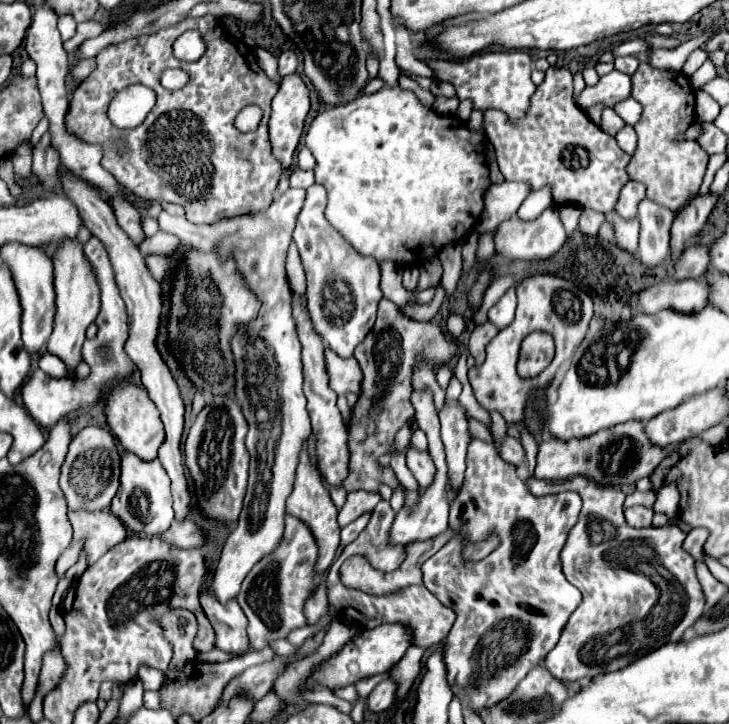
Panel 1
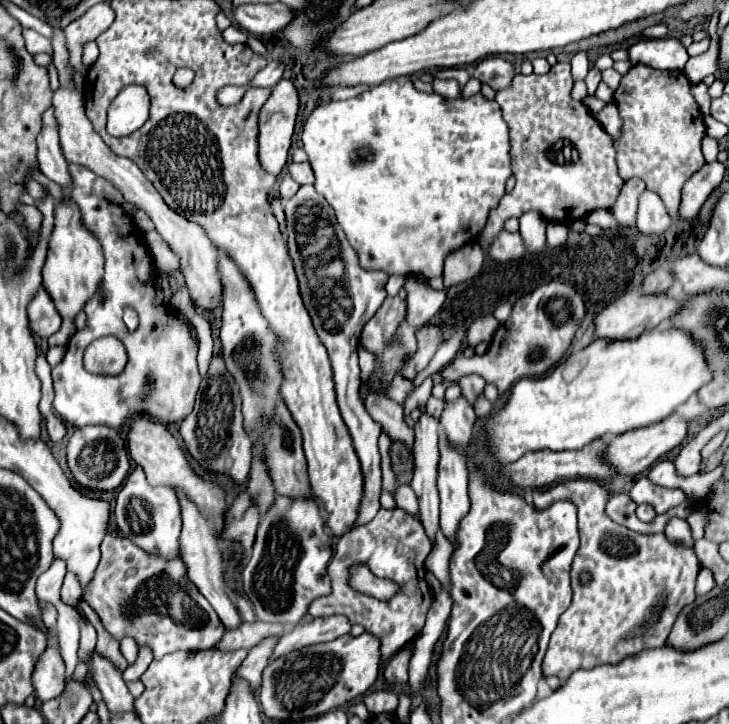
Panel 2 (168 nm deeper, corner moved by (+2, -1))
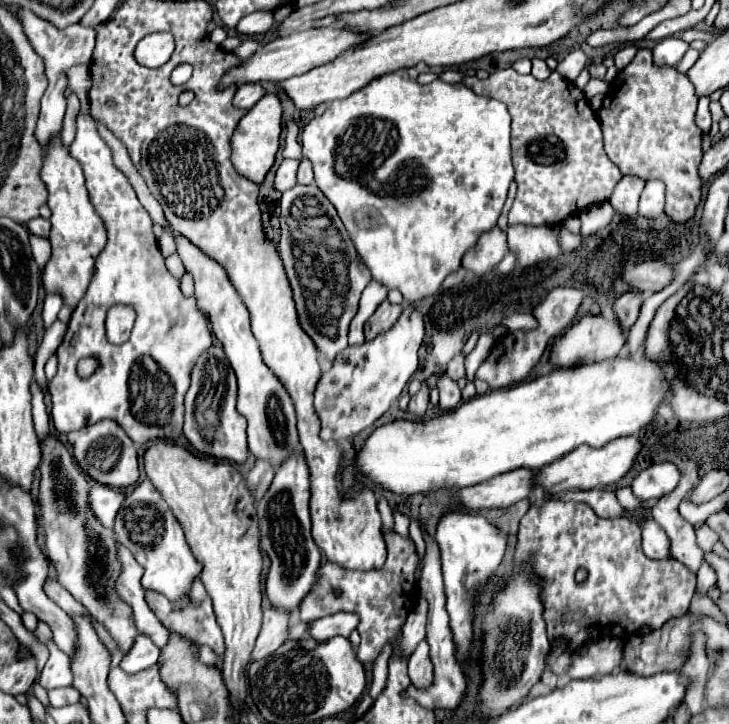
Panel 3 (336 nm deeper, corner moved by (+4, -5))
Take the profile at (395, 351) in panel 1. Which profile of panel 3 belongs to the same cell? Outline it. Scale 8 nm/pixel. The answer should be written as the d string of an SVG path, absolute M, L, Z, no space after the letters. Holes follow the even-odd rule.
M383 301L379 305L379 309L371 315L371 319L365 323L365 339L371 341L379 333L385 333L389 327L393 327L397 317L401 315L401 309L403 309L401 305L393 305L389 301Z

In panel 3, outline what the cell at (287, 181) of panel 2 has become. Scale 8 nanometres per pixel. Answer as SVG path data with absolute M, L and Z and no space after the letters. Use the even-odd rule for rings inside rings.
M285 159L279 169L277 169L277 177L275 177L275 189L277 191L287 191L287 189L293 189L297 185L295 181L295 173L297 173L297 165L299 161L295 159Z

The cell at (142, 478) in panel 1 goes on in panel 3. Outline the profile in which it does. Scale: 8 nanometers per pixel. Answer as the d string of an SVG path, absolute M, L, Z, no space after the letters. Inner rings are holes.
M149 479L137 483L125 497L121 511L115 517L113 529L117 533L117 541L123 543L137 559L137 563L145 569L141 577L141 585L145 589L155 589L169 599L177 599L189 591L193 577L201 573L201 563L197 561L185 539L183 527Z

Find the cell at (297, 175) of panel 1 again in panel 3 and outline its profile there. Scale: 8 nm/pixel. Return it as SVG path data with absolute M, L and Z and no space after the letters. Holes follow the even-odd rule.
M301 159L299 169L297 169L297 183L301 185L311 185L313 183L313 171L311 171L311 161Z

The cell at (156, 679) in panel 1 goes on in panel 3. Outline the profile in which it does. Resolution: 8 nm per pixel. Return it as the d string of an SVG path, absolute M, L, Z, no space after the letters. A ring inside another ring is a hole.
M95 485L89 491L89 509L93 511L95 519L103 527L113 529L113 521L115 521L115 515L119 511L123 499L125 499L123 493L115 491L111 487L105 487L105 485Z

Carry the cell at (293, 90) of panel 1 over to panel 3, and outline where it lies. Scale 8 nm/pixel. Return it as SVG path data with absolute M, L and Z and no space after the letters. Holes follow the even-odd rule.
M269 93L239 121L237 133L233 135L233 165L243 177L255 181L257 185L263 183L265 175L275 163L275 155L279 151L279 141L283 131L281 117L283 117L283 107L279 97L275 93Z

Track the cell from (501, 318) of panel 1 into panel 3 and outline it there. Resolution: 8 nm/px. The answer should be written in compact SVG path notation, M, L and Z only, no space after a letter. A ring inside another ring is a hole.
M511 313L511 315L503 317L501 325L509 331L517 331L517 329L533 329L537 323L529 313Z

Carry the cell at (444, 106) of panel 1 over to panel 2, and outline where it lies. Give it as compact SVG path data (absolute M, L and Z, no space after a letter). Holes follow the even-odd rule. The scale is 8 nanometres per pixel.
M433 77L433 89L435 93L439 95L445 95L445 97L457 97L461 93L461 87L455 79L439 79L439 77Z

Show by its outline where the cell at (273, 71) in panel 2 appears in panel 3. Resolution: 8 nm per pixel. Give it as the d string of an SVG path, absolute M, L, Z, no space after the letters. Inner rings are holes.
M261 83L241 85L235 99L233 99L233 105L241 107L241 109L251 109L263 95L265 95L265 89L261 87Z

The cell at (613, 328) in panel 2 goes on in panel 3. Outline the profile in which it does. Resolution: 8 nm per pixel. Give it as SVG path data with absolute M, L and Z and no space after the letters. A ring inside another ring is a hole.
M587 315L581 317L581 321L575 323L561 339L555 341L551 351L551 361L555 361L557 367L605 361L617 357L625 343L627 343L627 331L621 327L621 323L615 317L607 319L603 315Z

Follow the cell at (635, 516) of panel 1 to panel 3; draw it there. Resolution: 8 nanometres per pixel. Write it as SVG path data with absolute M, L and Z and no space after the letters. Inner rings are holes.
M639 517L639 527L643 531L643 551L651 559L663 559L669 557L669 539L665 531L659 527L659 523L651 517Z

